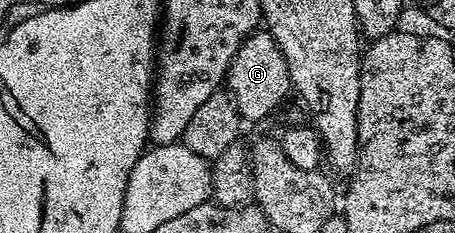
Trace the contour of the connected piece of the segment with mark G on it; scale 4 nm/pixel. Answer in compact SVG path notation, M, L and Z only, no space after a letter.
M266 30L253 32L239 47L238 54L228 68L226 88L233 97L236 111L247 123L264 119L281 104L288 92L291 93L289 67L286 66L285 56Z

